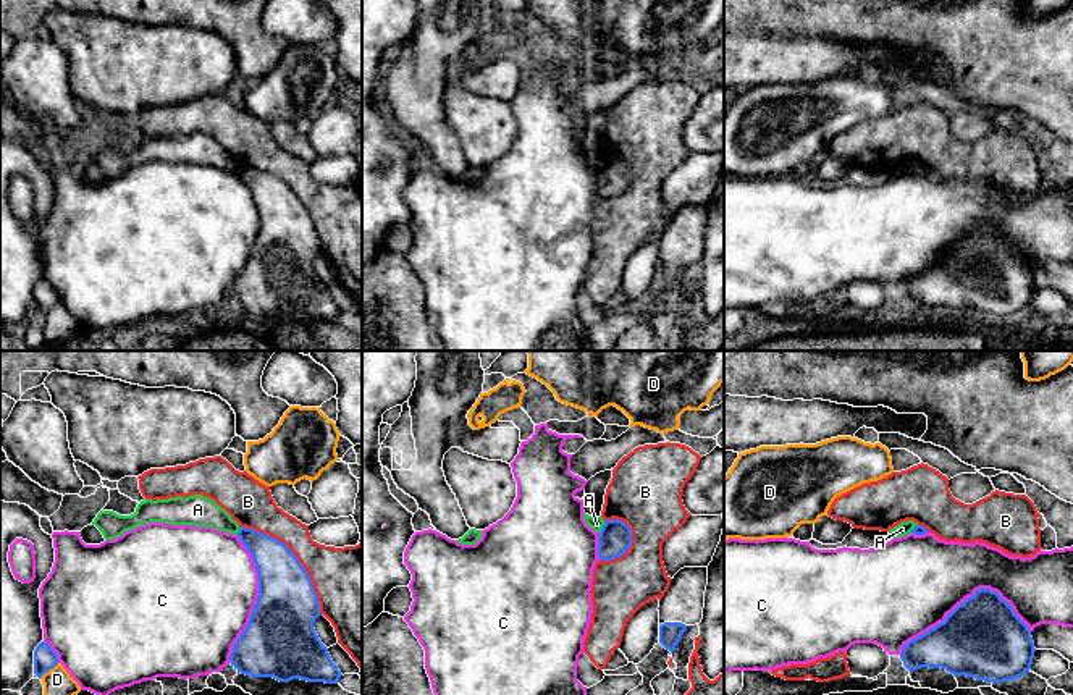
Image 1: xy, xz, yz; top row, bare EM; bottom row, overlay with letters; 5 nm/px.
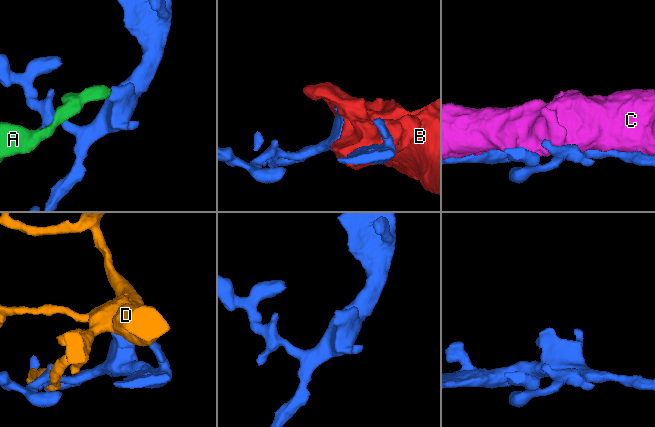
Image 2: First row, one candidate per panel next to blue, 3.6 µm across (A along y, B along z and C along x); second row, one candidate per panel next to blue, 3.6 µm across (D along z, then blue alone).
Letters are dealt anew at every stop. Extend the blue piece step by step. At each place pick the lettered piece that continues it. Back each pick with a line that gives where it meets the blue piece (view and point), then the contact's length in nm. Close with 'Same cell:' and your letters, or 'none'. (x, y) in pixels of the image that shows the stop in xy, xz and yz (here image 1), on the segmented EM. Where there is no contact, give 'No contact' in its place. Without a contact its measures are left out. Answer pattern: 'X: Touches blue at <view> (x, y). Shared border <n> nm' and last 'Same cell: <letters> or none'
Same cell: none

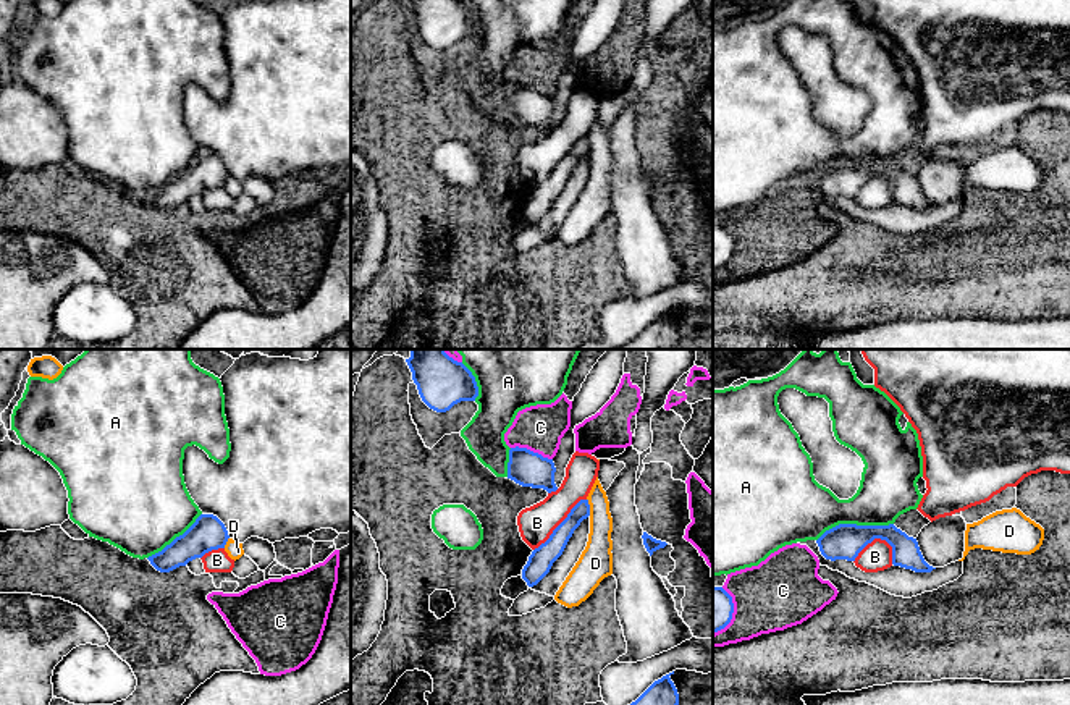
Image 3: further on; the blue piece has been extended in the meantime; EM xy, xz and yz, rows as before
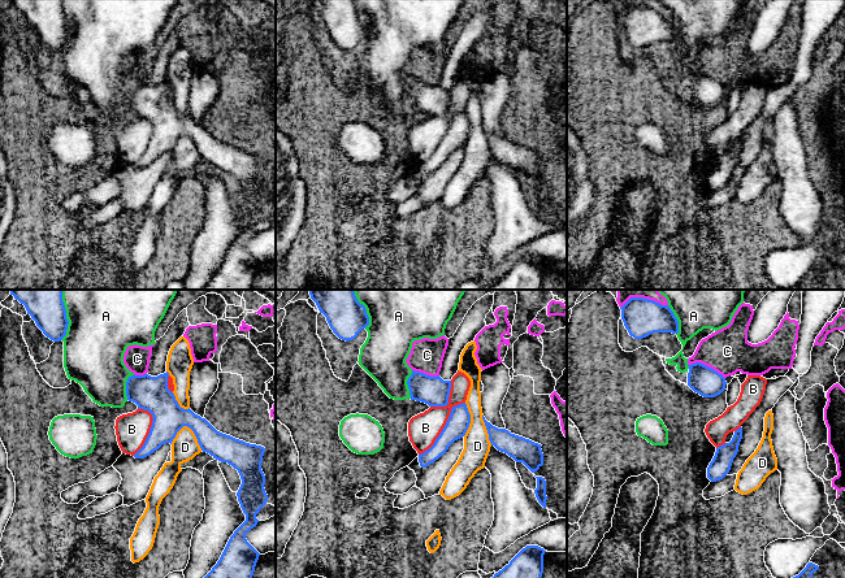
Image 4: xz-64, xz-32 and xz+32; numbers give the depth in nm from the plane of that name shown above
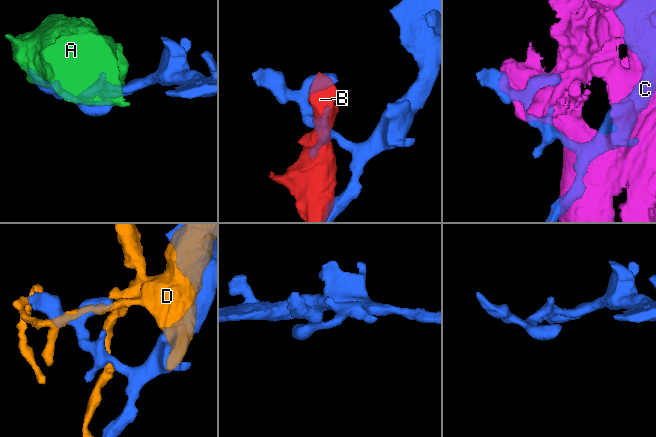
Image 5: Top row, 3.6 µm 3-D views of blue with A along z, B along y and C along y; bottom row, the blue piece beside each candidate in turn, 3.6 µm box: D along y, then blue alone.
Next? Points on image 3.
Same cell: none

